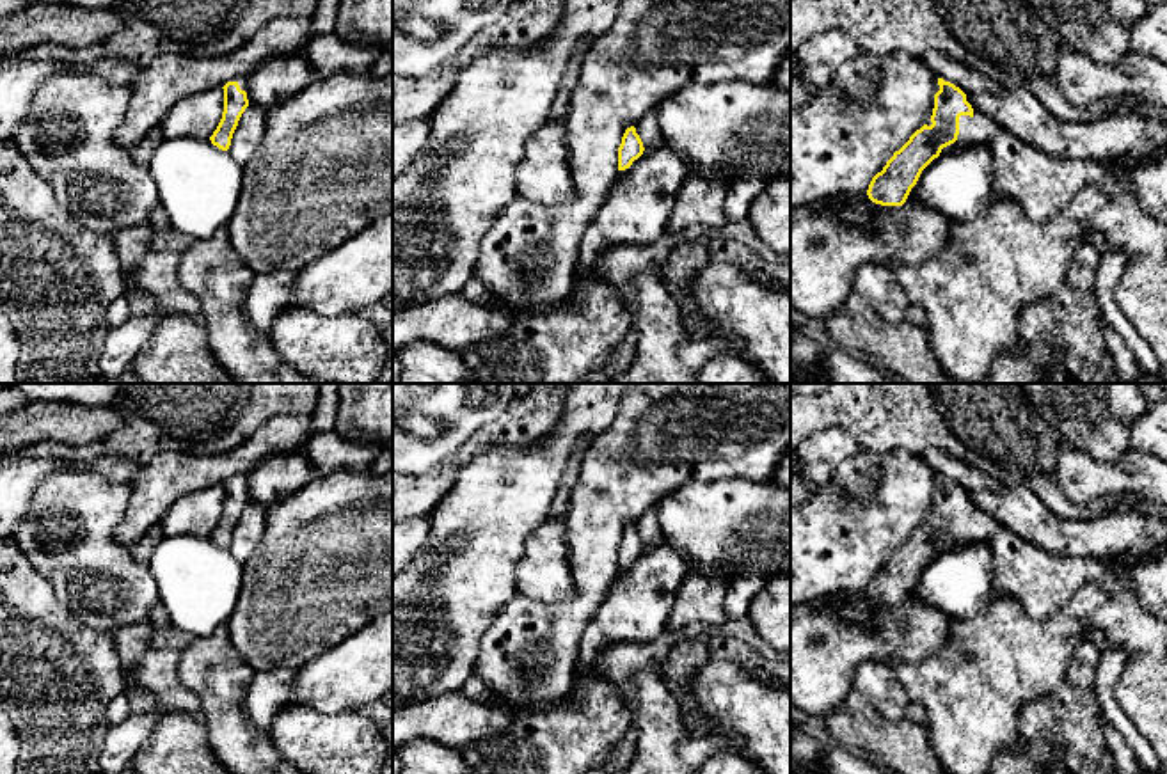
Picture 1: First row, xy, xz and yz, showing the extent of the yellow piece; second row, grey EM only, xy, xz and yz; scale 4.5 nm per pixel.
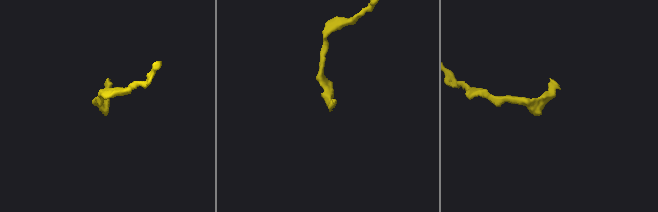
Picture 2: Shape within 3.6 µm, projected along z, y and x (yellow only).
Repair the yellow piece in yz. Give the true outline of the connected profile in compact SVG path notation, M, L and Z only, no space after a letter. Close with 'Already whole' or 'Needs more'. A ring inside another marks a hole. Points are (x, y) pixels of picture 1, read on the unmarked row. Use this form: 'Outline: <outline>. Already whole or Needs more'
Outline: M931 470L934 479L934 506L931 524L924 522L893 550L867 588L872 600L902 604L922 568L950 541L973 543L993 536L1002 525L977 509L966 492L950 479Z. Needs more

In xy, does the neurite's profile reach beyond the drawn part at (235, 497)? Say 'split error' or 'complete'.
split error

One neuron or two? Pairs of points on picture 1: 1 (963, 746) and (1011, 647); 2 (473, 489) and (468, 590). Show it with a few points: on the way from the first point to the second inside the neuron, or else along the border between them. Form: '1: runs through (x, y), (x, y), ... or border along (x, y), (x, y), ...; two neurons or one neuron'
1: runs through (972, 721), (972, 689), (986, 671); one neuron
2: runs through (484, 513), (484, 528), (478, 533), (468, 565); one neuron

